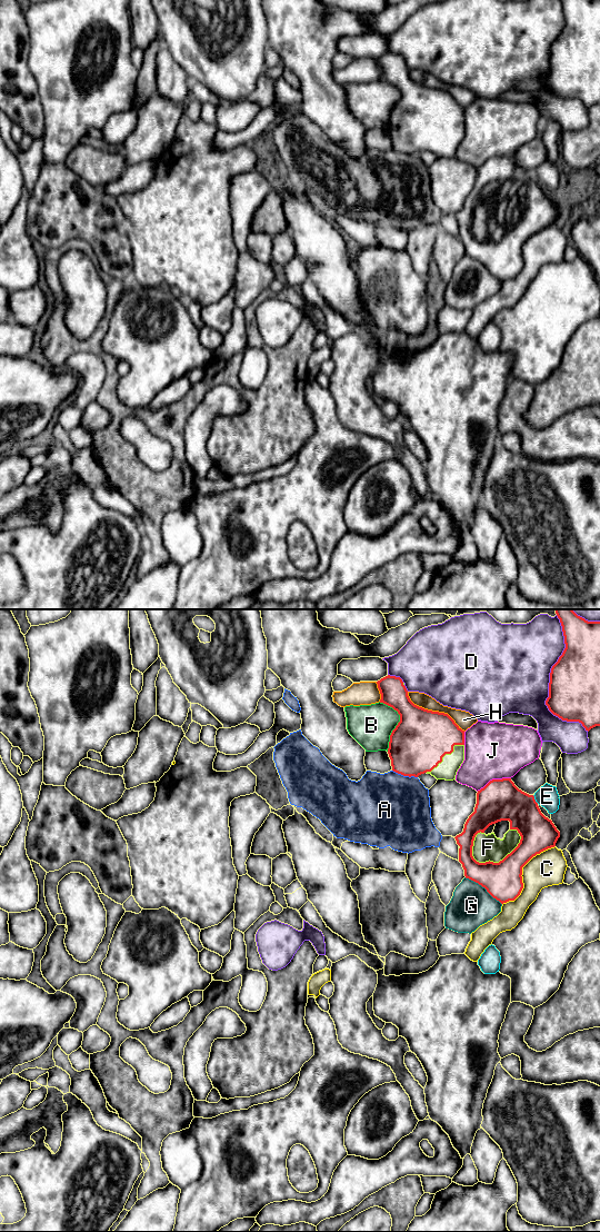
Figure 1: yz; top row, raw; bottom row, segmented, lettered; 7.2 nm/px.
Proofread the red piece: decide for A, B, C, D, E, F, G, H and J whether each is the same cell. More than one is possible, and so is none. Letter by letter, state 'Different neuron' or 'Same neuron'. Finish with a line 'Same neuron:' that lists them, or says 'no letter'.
A: Different neuron
B: Different neuron
C: Different neuron
D: Different neuron
E: Different neuron
F: Same neuron
G: Different neuron
H: Different neuron
J: Different neuron
Same neuron: F

